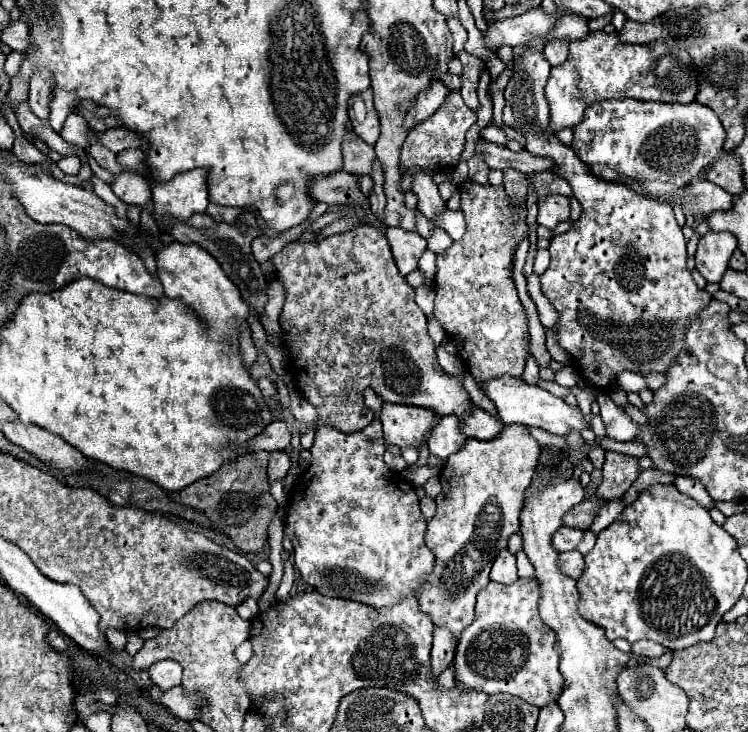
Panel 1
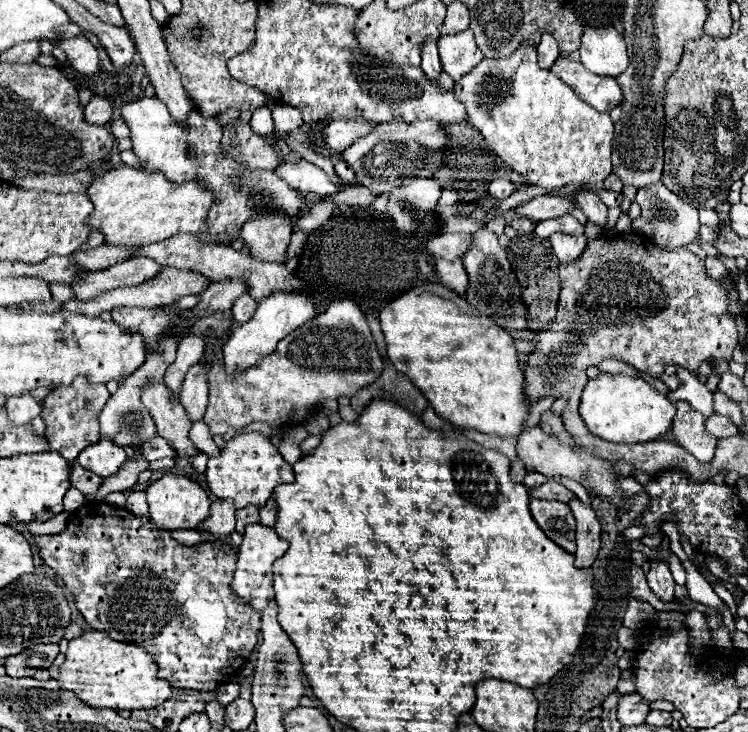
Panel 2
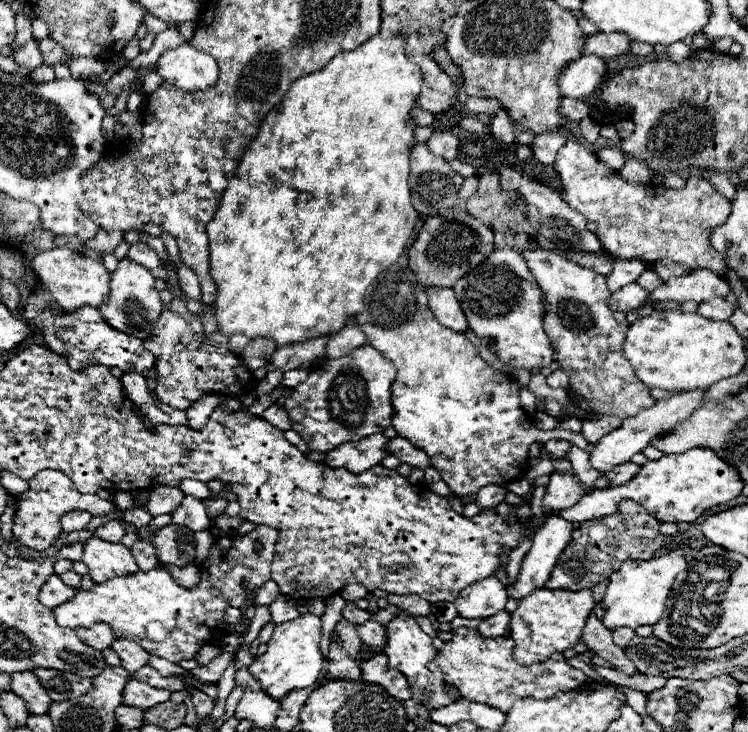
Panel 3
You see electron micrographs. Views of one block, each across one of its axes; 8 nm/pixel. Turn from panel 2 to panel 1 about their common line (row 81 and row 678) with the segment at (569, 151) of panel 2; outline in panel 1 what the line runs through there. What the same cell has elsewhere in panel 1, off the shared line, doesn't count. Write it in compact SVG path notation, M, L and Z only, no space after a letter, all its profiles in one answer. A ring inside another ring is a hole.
M518 578L514 584L496 584L490 582L480 594L476 602L476 618L462 632L458 648L456 648L456 676L468 688L486 692L486 694L512 694L520 696L528 704L542 708L548 702L554 702L562 692L562 676L558 672L558 648L554 632L544 626L538 616L538 600L540 590L534 578Z

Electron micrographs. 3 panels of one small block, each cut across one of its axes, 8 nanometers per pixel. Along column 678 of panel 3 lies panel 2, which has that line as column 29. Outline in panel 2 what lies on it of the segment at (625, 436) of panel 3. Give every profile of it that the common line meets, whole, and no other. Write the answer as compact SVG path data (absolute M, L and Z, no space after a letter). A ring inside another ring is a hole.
M30 394L8 396L8 400L6 400L6 412L8 412L8 418L14 424L24 426L24 424L30 424L40 414L40 404Z

